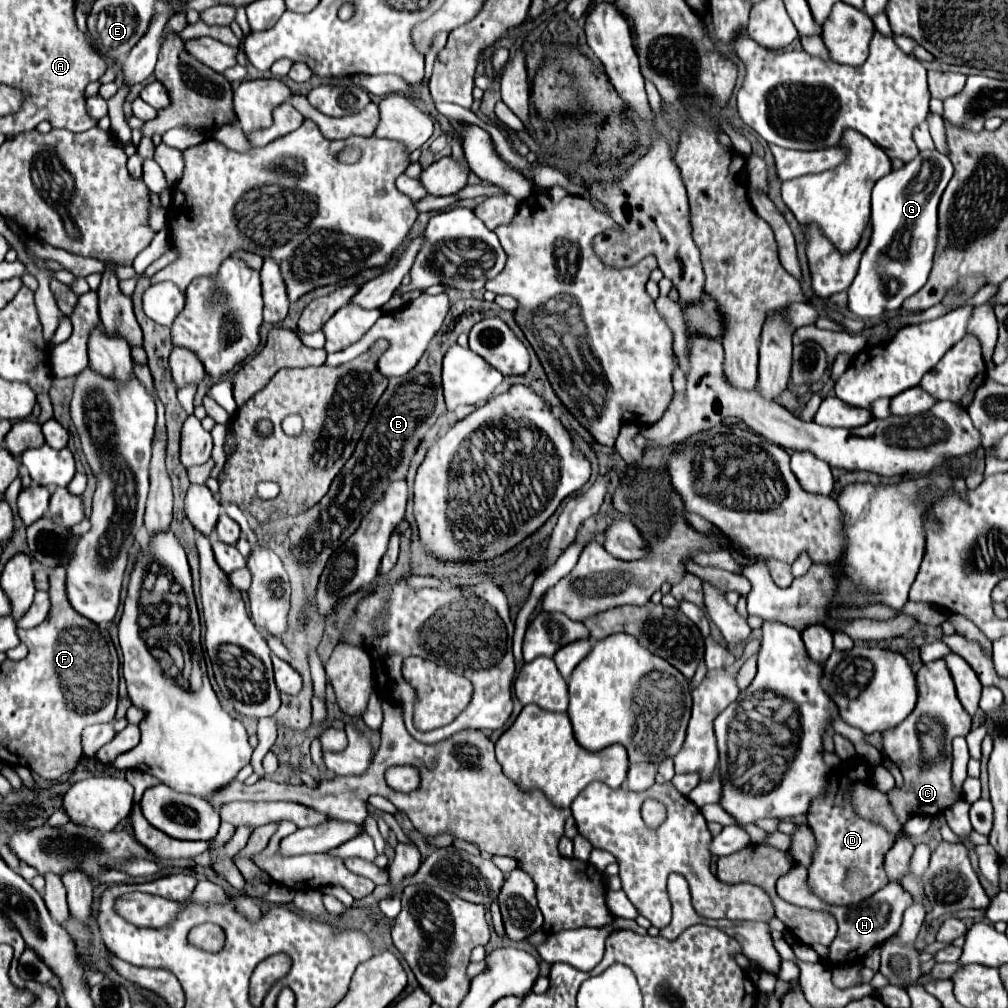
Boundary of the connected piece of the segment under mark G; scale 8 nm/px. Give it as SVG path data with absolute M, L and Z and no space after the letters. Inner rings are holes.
M920 151L902 169L882 177L872 191L870 243L860 269L848 289L848 309L862 319L880 319L898 311L910 295L926 285L938 239L938 201L952 177L952 163L944 153Z

